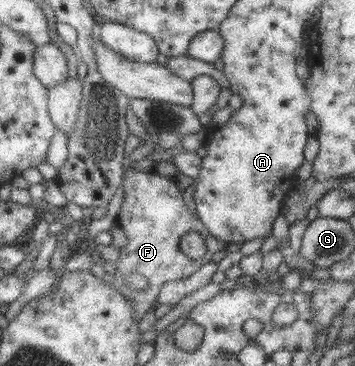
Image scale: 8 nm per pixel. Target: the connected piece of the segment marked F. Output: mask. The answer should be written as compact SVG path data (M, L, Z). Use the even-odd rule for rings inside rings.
M127 165L124 185L124 199L117 217L117 223L128 237L127 244L120 249L115 265L118 270L114 274L112 285L125 294L125 298L135 304L134 318L141 319L155 304L165 283L172 280L189 278L203 265L211 262L213 256L226 249L226 241L213 236L198 214L192 214L185 204L183 189L175 181L175 177L162 176L157 172L137 171ZM195 231L205 238L206 253L199 259L189 258L181 252L179 240L183 234ZM131 274L141 274L147 278L148 286L143 290L135 290L125 282Z

